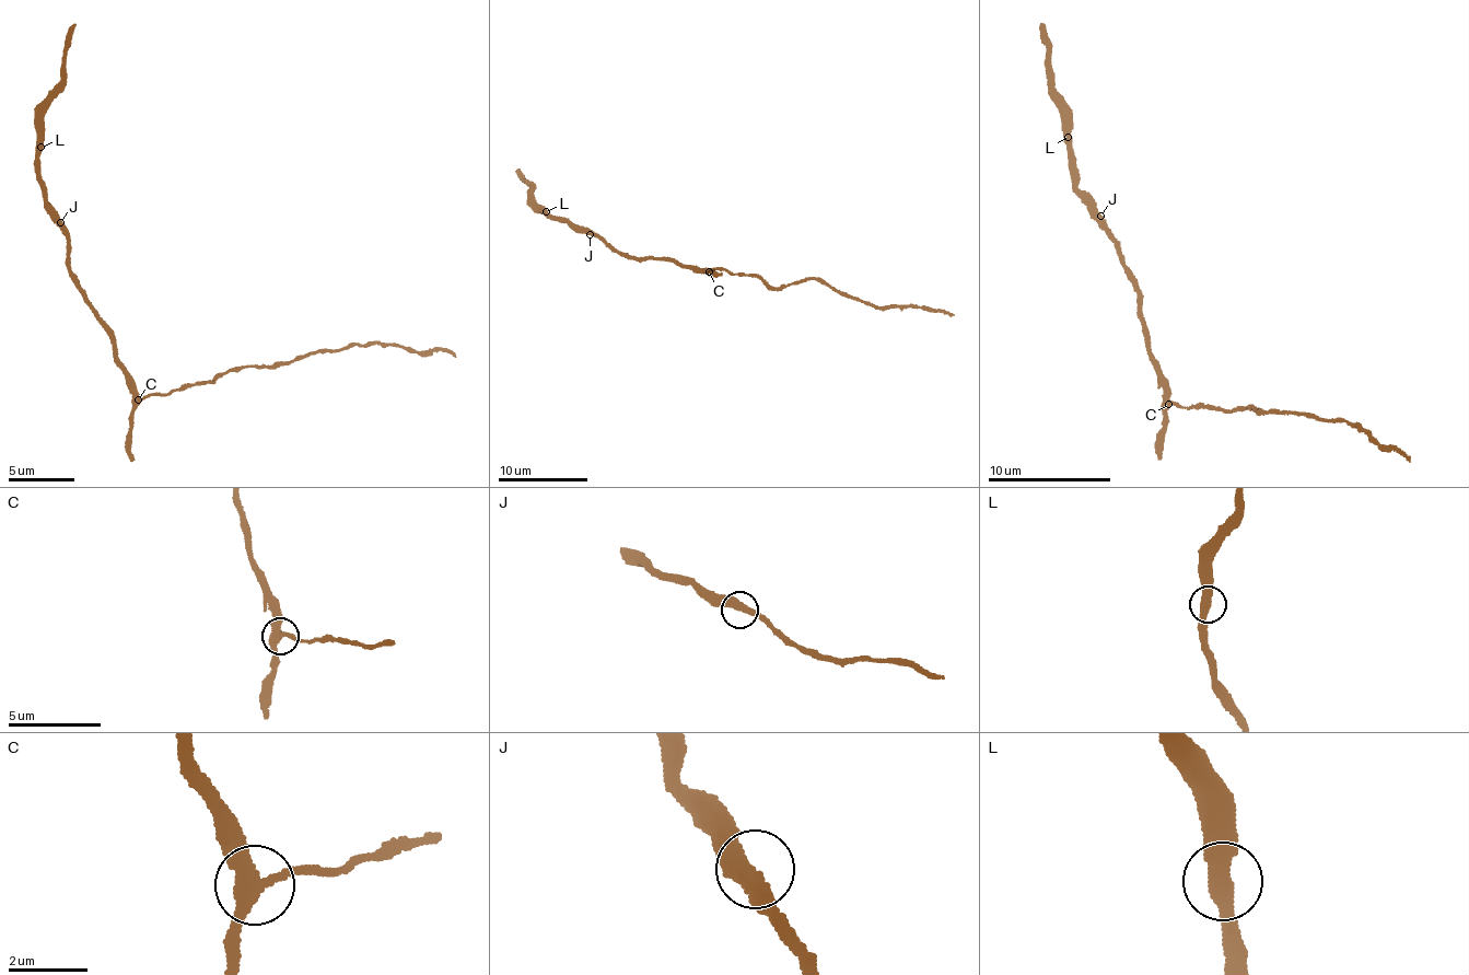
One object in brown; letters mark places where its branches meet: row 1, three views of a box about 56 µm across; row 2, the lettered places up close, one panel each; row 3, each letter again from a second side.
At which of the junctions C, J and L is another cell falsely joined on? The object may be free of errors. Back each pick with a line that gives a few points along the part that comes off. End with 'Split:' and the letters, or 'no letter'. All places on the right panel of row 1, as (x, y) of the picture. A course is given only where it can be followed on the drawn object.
Split: no letter

